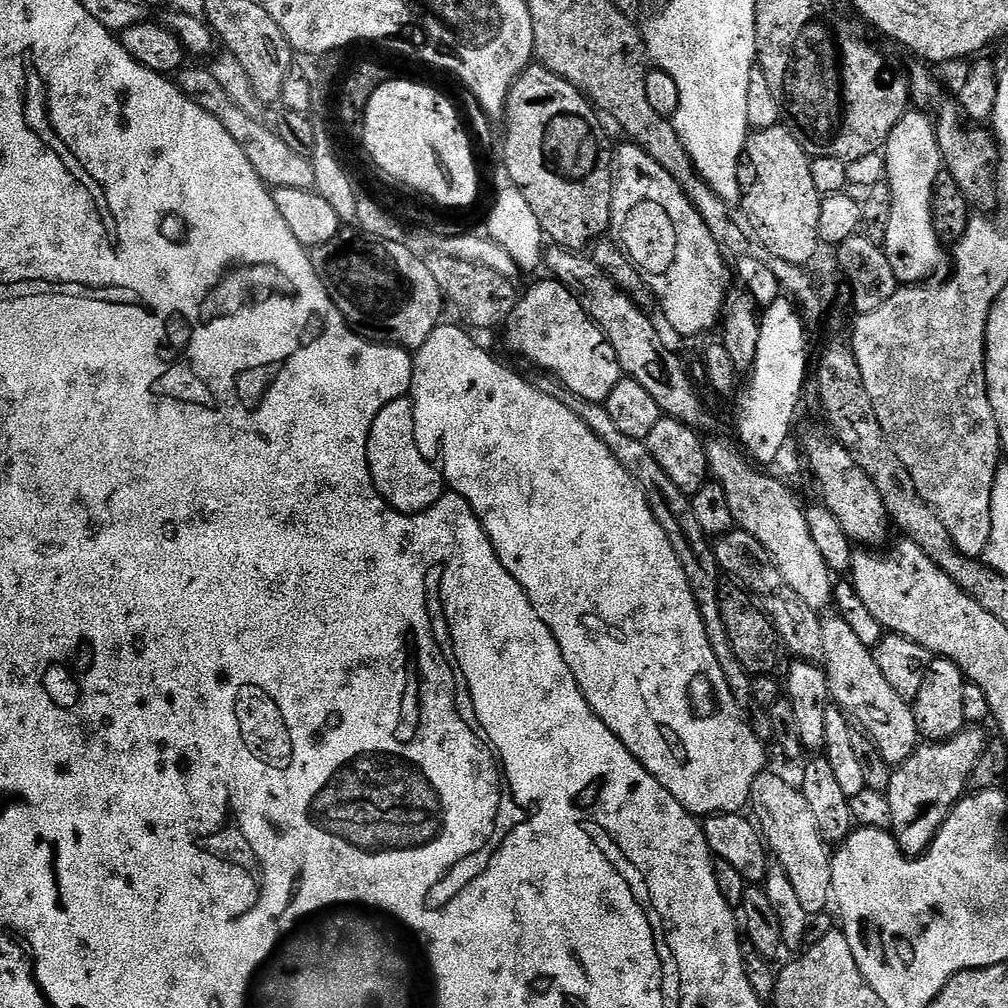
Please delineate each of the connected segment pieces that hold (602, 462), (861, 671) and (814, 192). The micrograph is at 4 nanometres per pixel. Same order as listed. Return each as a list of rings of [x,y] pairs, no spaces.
[[[452,322],[441,323],[426,338],[422,347],[415,349],[412,365],[412,387],[410,399],[413,404],[414,438],[418,450],[427,458],[440,455],[439,467],[443,471],[445,485],[451,491],[466,498],[480,519],[480,525],[486,530],[502,566],[506,566],[509,574],[524,588],[526,598],[534,606],[538,618],[546,622],[546,626],[554,634],[558,642],[558,650],[562,650],[562,658],[566,658],[566,666],[570,666],[570,674],[578,682],[586,702],[594,710],[594,714],[608,729],[619,738],[622,746],[634,759],[658,781],[687,812],[697,818],[716,816],[720,812],[740,812],[750,804],[754,778],[765,771],[764,748],[765,741],[759,740],[747,719],[734,702],[734,694],[730,686],[726,686],[726,678],[722,674],[722,666],[718,666],[718,658],[714,658],[714,650],[710,646],[710,638],[706,638],[706,626],[702,622],[702,614],[698,610],[698,602],[690,590],[690,582],[682,570],[682,562],[678,562],[678,554],[674,554],[674,546],[670,546],[670,538],[666,538],[666,530],[658,526],[654,514],[644,497],[644,491],[630,478],[630,474],[610,454],[610,450],[600,441],[562,402],[550,398],[550,394],[539,392],[535,383],[523,380],[516,372],[511,372],[504,364],[499,364],[484,348],[479,348],[468,336],[463,327]]]
[[[828,614],[820,621],[822,626],[822,667],[828,676],[828,694],[831,703],[842,709],[849,721],[861,724],[863,735],[867,736],[882,758],[890,766],[906,762],[914,754],[921,739],[918,726],[914,722],[912,705],[898,698],[898,693],[886,683],[886,677],[874,662],[872,649],[862,646],[862,642],[842,618]]]
[[[783,123],[773,128],[755,129],[748,137],[746,145],[746,160],[752,163],[752,172],[756,177],[752,185],[747,185],[742,196],[742,211],[746,218],[750,218],[750,226],[754,226],[754,234],[758,234],[761,249],[773,260],[790,262],[801,266],[811,265],[816,251],[822,248],[818,234],[818,214],[820,213],[820,191],[814,187],[814,177],[810,175],[812,161],[808,152],[794,138],[791,128]]]

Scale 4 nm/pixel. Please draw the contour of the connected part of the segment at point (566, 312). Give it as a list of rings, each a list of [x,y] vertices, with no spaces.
[[[540,280],[516,301],[514,310],[503,325],[504,340],[512,352],[525,356],[541,373],[554,377],[578,398],[603,404],[610,390],[622,378],[620,363],[604,336],[604,331],[589,318],[586,310],[557,280]]]

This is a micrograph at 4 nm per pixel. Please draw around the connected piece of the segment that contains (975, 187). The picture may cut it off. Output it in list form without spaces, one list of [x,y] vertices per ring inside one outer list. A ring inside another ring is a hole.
[[[928,66],[920,67],[924,68],[916,68],[908,76],[910,100],[920,110],[936,108],[934,123],[943,167],[952,175],[954,182],[958,182],[973,205],[990,203],[994,200],[994,173],[998,168],[998,145],[991,131],[980,126],[969,126],[959,103],[955,99],[944,100],[944,88],[936,81],[936,76],[932,73],[935,71]]]

